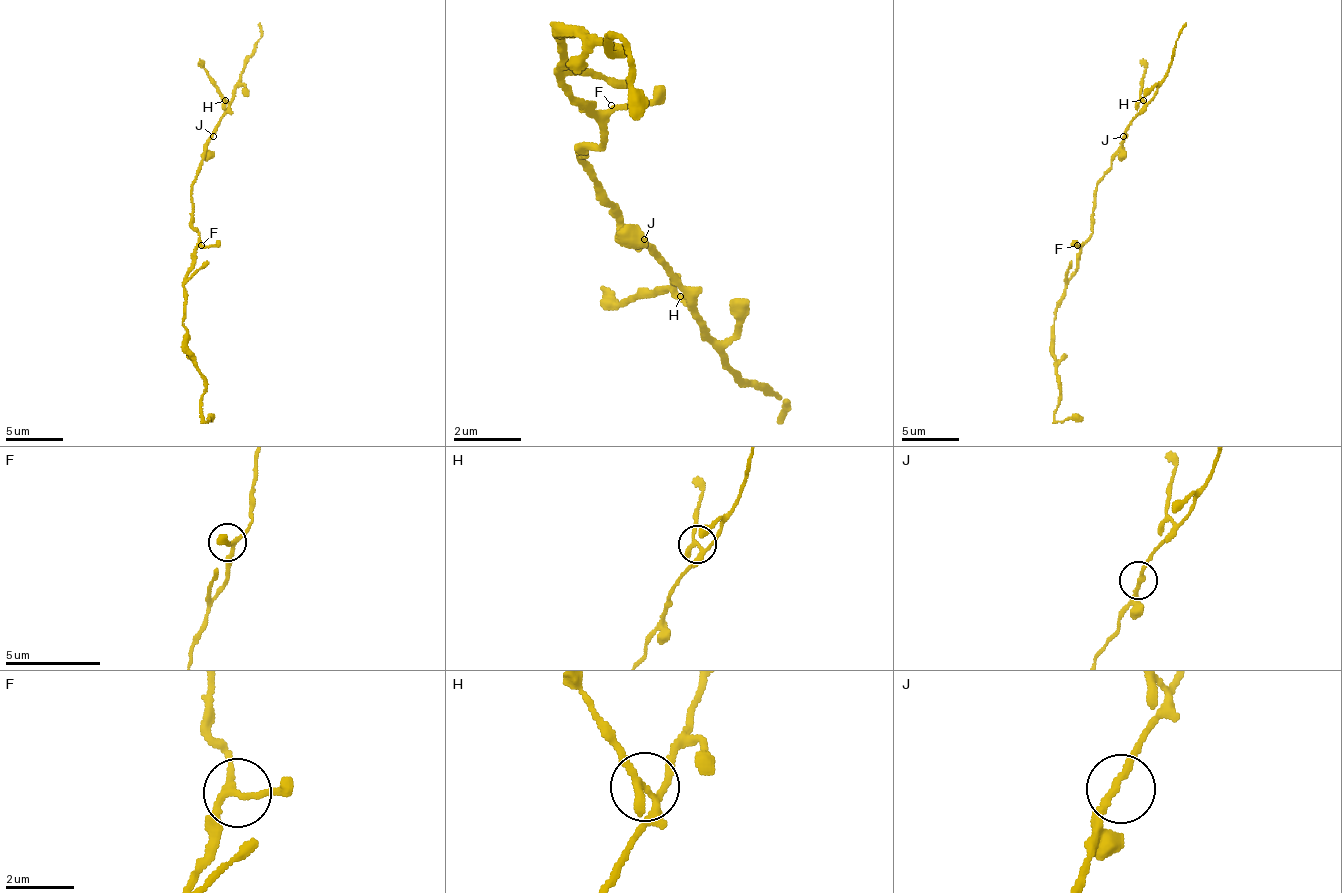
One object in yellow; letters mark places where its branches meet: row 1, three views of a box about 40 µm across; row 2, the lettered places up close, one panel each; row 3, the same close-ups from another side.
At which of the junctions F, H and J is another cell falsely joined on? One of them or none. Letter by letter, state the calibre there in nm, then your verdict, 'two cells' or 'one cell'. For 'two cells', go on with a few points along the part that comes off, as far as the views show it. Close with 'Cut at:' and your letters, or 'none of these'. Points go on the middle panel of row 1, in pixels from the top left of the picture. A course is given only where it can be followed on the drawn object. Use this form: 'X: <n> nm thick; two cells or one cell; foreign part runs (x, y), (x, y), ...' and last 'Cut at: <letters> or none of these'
F: 180 nm thick; one cell
H: 220 nm thick; two cells; foreign part runs (678, 298), (602, 290)
J: 200 nm thick; one cell
Cut at: H

